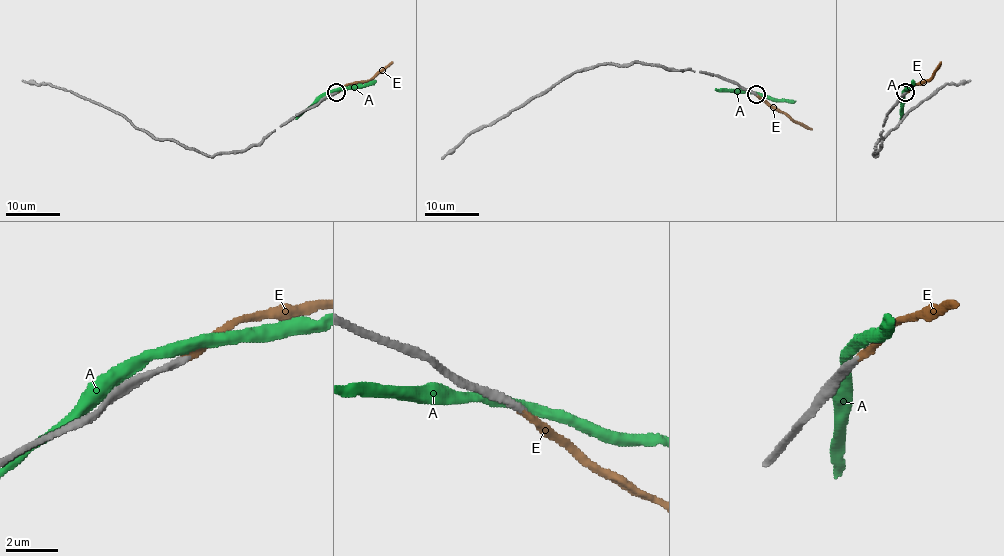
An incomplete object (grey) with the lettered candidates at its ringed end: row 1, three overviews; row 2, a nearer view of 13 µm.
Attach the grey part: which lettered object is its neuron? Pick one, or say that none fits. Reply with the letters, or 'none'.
E

